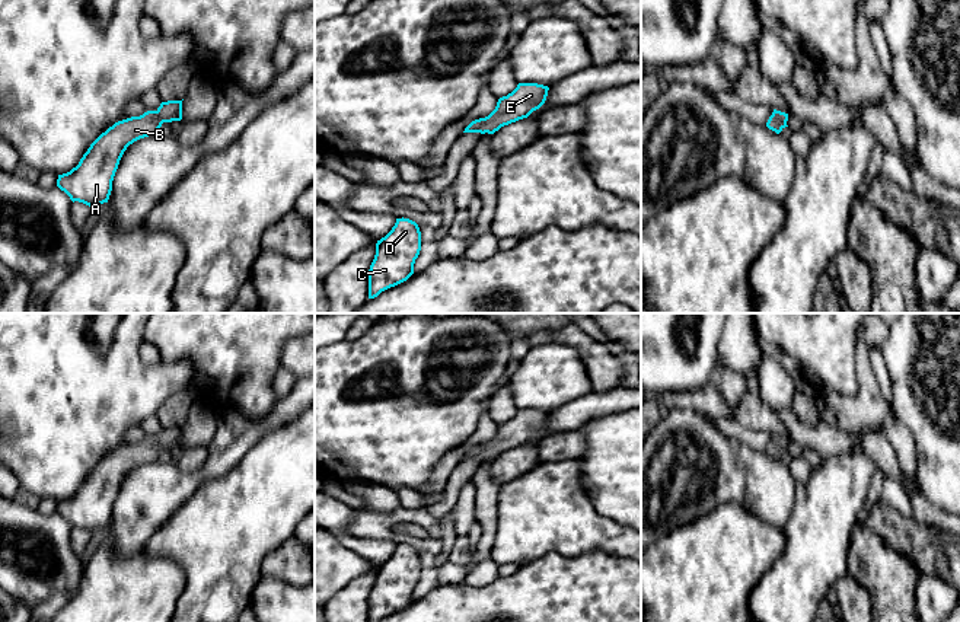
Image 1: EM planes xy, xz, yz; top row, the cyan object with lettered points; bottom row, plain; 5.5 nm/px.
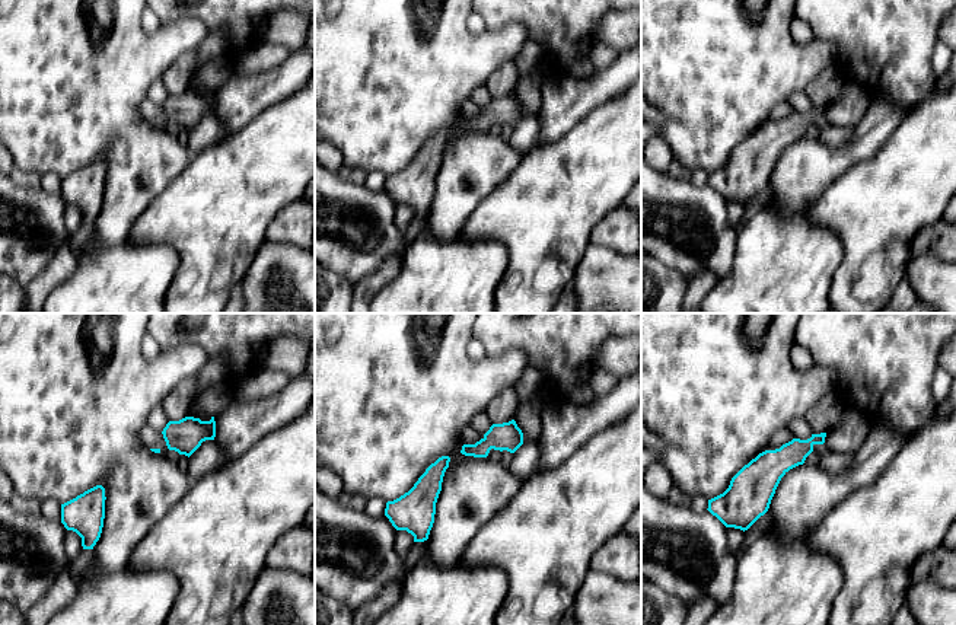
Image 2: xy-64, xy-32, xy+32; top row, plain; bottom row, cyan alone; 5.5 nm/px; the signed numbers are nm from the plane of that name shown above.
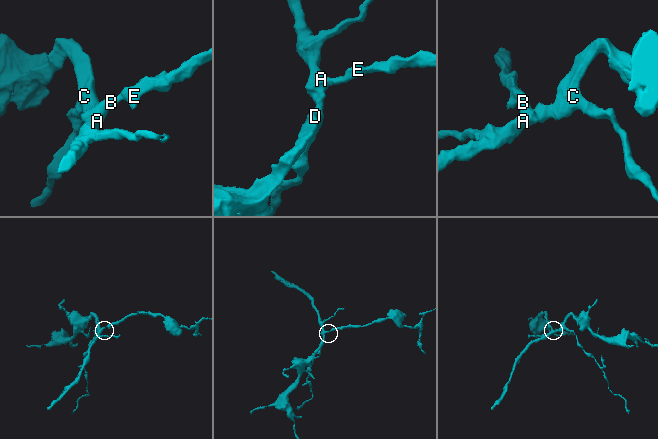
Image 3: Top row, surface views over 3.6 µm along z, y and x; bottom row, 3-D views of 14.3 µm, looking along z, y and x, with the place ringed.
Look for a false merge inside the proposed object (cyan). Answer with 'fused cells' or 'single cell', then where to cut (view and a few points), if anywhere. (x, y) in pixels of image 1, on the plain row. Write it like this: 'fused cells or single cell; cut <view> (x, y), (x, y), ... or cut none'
single cell; cut none

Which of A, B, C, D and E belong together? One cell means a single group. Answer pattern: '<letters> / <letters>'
A B C D E

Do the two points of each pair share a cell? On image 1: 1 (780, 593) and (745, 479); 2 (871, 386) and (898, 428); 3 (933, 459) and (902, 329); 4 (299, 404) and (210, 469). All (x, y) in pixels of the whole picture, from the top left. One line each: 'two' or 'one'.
1: two
2: one
3: one
4: one

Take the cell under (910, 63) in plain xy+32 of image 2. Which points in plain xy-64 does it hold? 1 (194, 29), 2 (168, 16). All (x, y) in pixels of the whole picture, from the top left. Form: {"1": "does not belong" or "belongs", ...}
{"1": "does not belong", "2": "belongs"}

